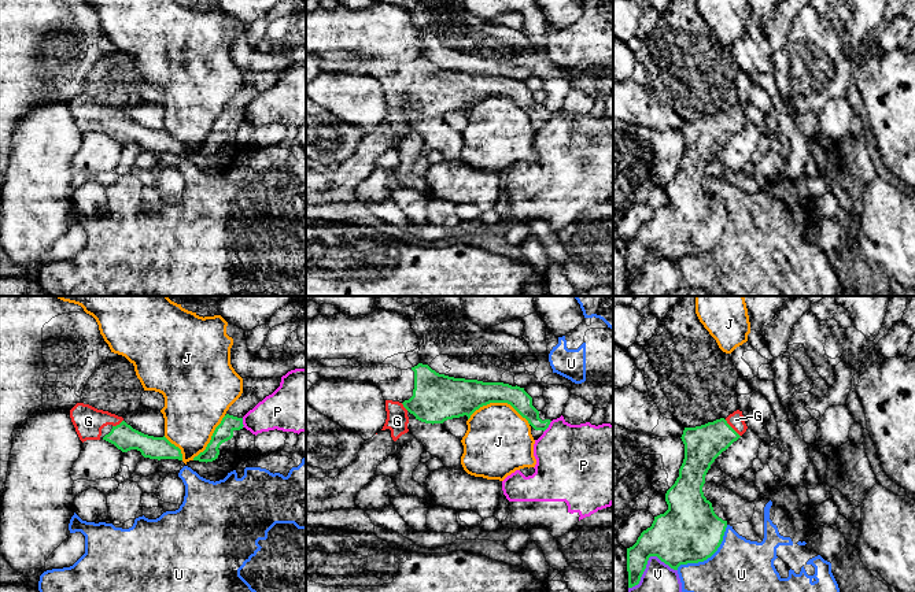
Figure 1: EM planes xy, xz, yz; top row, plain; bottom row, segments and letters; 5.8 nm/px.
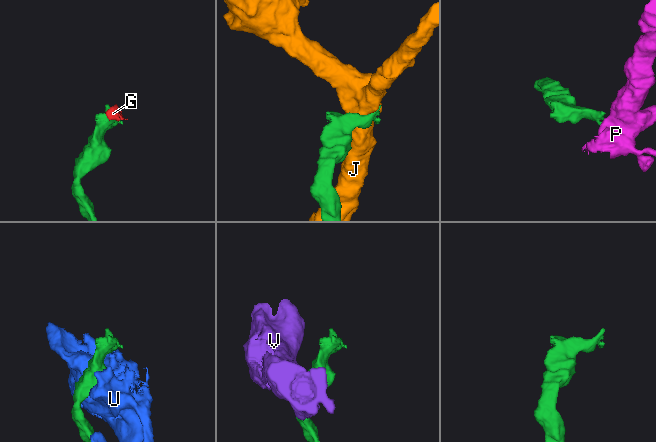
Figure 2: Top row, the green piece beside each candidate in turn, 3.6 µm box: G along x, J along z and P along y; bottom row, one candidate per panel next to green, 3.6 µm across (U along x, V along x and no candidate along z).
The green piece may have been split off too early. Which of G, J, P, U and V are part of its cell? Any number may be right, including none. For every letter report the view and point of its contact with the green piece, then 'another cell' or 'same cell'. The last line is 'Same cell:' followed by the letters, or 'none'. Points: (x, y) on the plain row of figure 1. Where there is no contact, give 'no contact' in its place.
G: yz (731, 121) | same cell
J: xz (500, 95) | another cell
P: xz (548, 119) | another cell
U: yz (708, 250) | another cell
V: yz (646, 255) | another cell
Same cell: G

